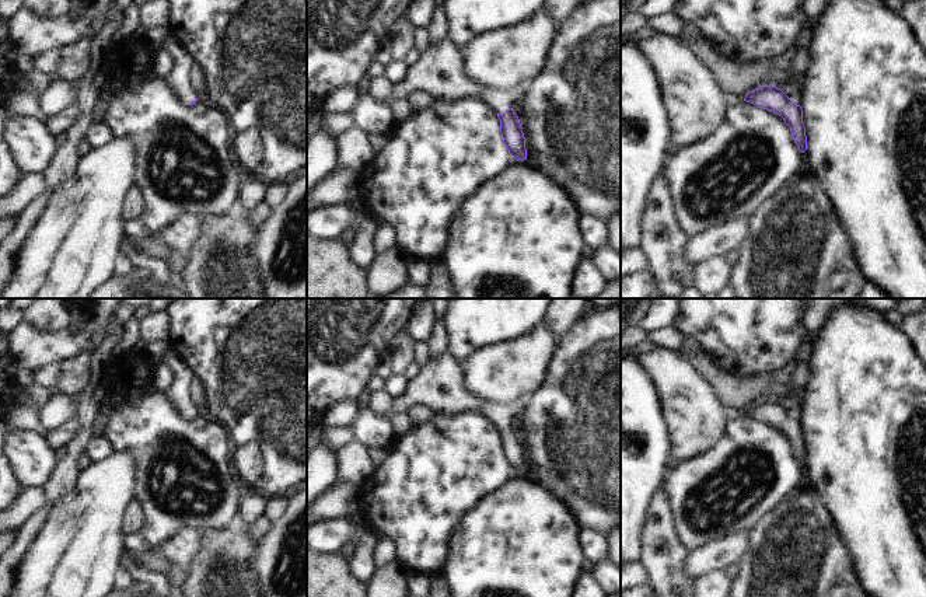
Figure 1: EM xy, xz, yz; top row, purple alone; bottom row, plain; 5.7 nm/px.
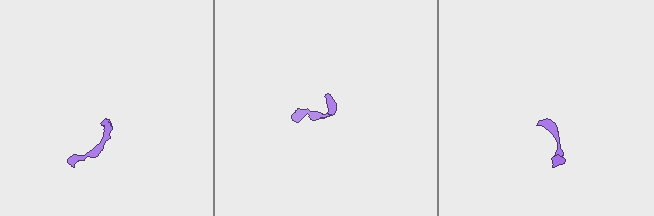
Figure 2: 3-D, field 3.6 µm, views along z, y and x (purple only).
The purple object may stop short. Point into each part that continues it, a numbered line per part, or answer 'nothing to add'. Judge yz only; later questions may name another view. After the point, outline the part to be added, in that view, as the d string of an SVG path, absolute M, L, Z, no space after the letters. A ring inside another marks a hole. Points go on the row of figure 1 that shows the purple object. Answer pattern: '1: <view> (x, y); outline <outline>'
1: yz (731, 98); outline M727 92L724 95L724 100L727 101L728 105L735 105L744 101L747 94L734 94L734 92Z

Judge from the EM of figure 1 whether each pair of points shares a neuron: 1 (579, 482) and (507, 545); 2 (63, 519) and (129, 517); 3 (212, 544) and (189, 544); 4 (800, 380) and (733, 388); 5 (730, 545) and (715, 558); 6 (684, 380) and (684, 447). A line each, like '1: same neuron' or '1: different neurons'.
1: different neurons
2: different neurons
3: different neurons
4: same neuron
5: same neuron
6: same neuron

